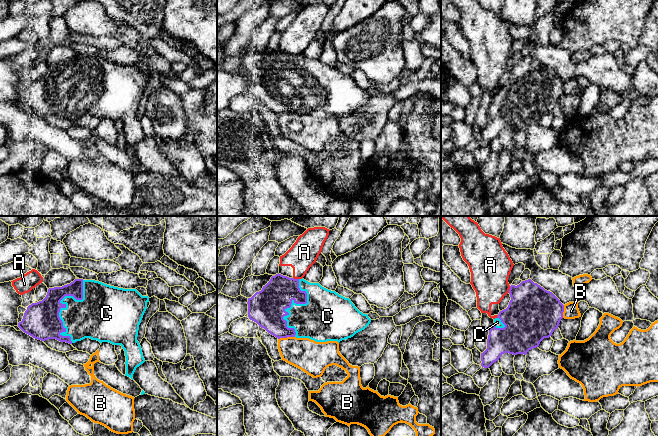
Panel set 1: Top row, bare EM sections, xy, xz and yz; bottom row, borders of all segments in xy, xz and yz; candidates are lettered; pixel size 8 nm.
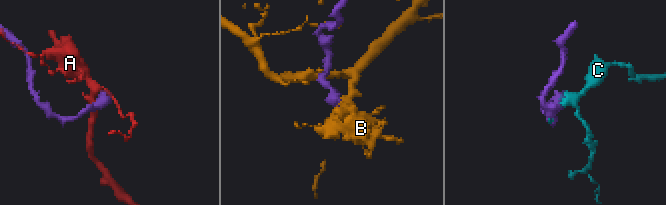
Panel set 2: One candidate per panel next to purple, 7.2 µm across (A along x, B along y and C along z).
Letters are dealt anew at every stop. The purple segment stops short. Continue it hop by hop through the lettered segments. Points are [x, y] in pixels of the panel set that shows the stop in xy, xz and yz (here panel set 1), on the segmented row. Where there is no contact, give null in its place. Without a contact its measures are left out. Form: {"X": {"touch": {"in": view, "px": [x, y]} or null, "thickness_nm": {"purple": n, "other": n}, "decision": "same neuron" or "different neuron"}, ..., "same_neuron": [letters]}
{"A": {"touch": {"in": "yz", "px": [509, 289]}, "thickness_nm": {"purple": 400, "other": 340}, "decision": "different neuron"}, "B": {"touch": {"in": "xz", "px": [286, 337]}, "thickness_nm": {"purple": 260, "other": 260}, "decision": "different neuron"}, "C": {"touch": {"in": "xy", "px": [65, 306]}, "thickness_nm": {"purple": 300, "other": 340}, "decision": "same neuron"}, "same_neuron": ["C"]}

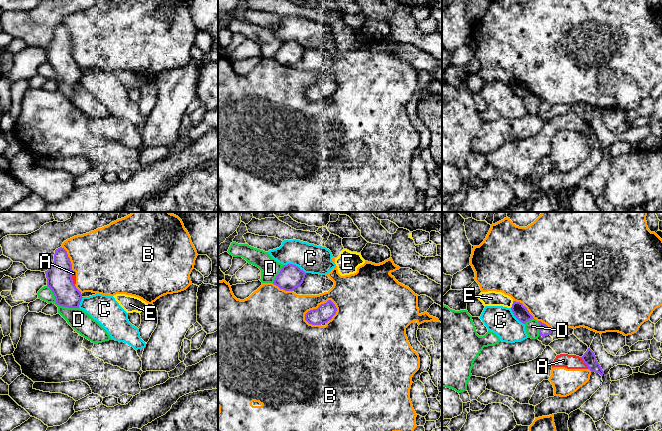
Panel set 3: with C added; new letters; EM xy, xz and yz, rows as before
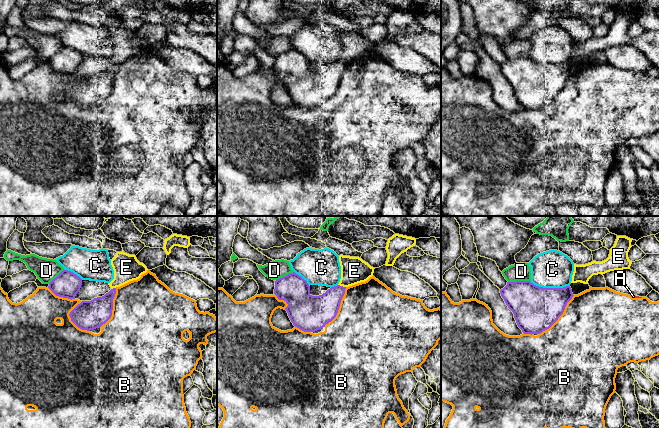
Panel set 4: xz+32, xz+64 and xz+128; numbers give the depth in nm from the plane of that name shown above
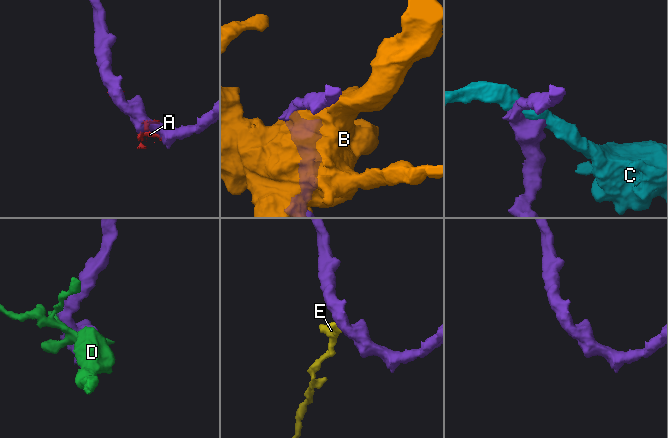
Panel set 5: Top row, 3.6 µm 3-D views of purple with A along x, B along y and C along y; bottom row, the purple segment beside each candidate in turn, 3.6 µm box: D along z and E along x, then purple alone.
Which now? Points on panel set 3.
{"A": {"touch": {"in": "yz", "px": [584, 362]}, "thickness_nm": {"purple": 110, "other": 110}, "decision": "different neuron"}, "B": {"touch": {"in": "xz", "px": [319, 305]}, "thickness_nm": {"purple": 140, "other": 280}, "decision": "different neuron"}, "C": {"touch": {"in": "xz", "px": [295, 265]}, "thickness_nm": {"purple": 190, "other": 240}, "decision": "different neuron"}, "D": {"touch": {"in": "xy", "px": [58, 304]}, "thickness_nm": {"purple": 200, "other": 170}, "decision": "different neuron"}, "E": {"touch": {"in": "yz", "px": [512, 304]}, "thickness_nm": {"purple": 110, "other": 130}, "decision": "different neuron"}, "same_neuron": []}

